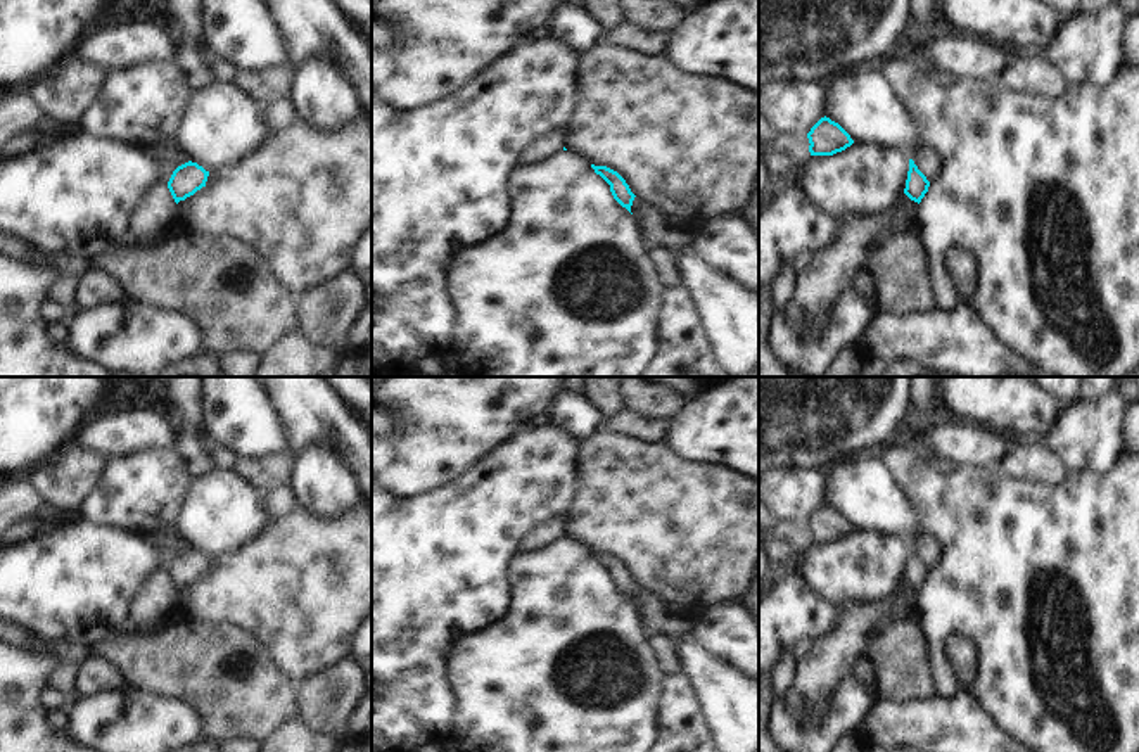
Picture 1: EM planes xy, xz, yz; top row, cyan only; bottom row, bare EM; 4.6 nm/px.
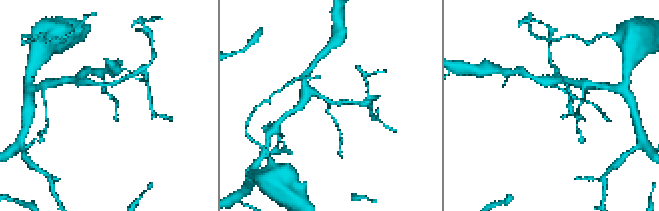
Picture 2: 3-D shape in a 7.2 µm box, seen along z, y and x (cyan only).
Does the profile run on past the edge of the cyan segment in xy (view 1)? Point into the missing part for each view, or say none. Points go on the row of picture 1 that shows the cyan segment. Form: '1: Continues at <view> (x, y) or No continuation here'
1: No continuation here.

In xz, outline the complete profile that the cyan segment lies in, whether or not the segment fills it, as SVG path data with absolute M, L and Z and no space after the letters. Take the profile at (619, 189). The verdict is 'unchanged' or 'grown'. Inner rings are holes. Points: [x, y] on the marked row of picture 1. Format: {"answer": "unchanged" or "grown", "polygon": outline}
{"answer": "unchanged", "polygon": "M591 164L591 168L595 169L596 175L600 175L610 185L610 192L614 199L631 213L631 206L636 195L631 192L626 180L617 171L607 166Z"}

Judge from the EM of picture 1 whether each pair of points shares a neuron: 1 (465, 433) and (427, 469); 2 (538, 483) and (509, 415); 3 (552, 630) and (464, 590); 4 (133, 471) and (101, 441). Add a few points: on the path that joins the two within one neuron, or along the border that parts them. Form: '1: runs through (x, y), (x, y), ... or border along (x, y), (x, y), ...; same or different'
1: runs through (457, 439), (436, 460); same
2: border along (529, 426), (483, 455); different
3: border along (507, 567), (509, 609), (474, 633); different
4: border along (156, 446), (109, 455), (104, 460); different

